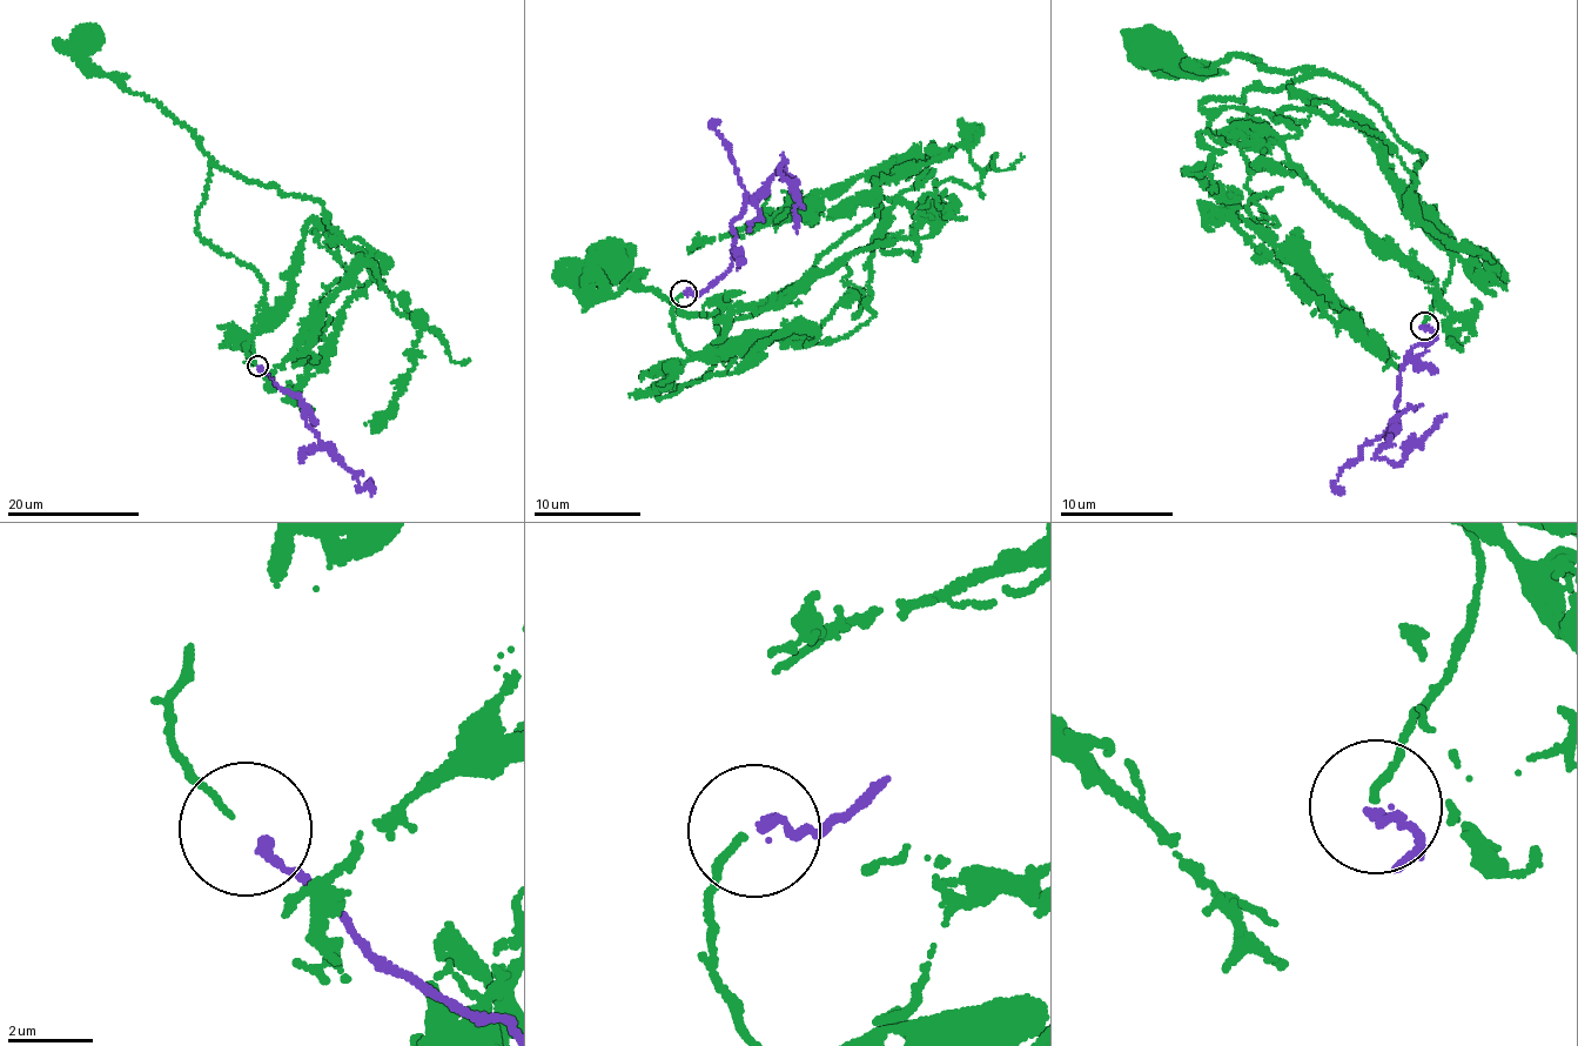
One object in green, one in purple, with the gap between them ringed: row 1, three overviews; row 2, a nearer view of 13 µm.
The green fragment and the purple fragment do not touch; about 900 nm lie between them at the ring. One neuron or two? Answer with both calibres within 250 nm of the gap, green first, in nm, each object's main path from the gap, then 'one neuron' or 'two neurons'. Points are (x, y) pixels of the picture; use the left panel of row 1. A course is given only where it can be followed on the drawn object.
140 nm thick on the green side, 220 nm on the other; green runs (256, 366), (246, 348), (264, 282), (196, 232), (207, 154), (158, 102), (95, 67), (88, 39); purple runs (260, 368), (279, 386), (299, 396), (306, 409), (306, 423), (356, 477), (361, 491), (371, 488), (370, 481); one neuron

